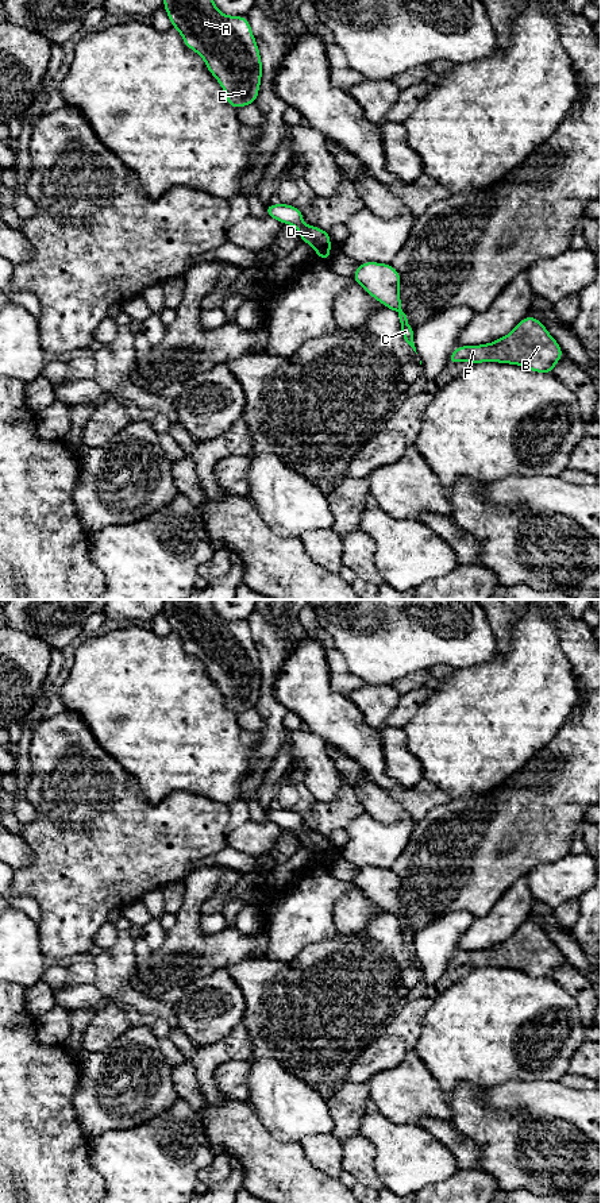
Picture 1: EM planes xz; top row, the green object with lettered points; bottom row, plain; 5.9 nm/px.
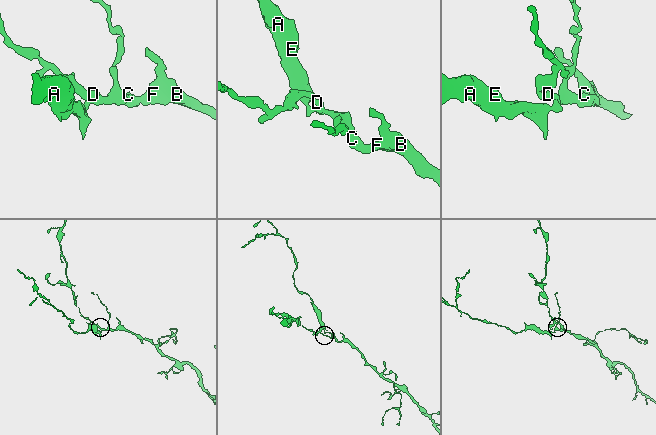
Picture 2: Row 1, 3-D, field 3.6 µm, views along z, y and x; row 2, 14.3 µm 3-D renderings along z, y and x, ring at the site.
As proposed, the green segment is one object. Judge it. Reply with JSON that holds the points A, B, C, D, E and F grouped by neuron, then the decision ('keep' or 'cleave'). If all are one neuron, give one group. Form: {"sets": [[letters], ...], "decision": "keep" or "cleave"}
{"sets": [["A", "B", "C", "E", "F"], ["D"]], "decision": "cleave"}

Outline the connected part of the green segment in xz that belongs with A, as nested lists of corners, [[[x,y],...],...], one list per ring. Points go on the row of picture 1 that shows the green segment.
[[[163,0],[163,8],[184,45],[204,59],[209,73],[224,89],[227,104],[235,109],[254,104],[259,93],[262,59],[247,16],[221,14],[213,0]]]

